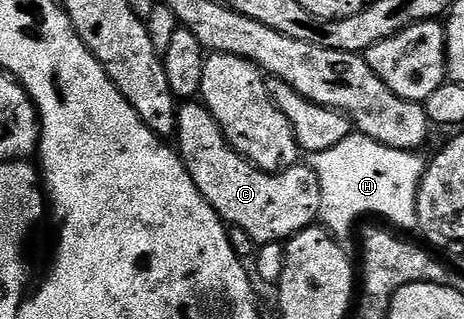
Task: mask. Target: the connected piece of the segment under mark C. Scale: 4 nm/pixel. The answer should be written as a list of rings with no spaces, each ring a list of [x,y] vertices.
[[[200,102],[180,104],[175,147],[187,173],[191,173],[191,181],[195,181],[199,193],[203,193],[221,222],[243,229],[255,244],[284,244],[318,222],[322,194],[316,173],[306,165],[285,171],[260,171],[229,146],[215,117]]]

